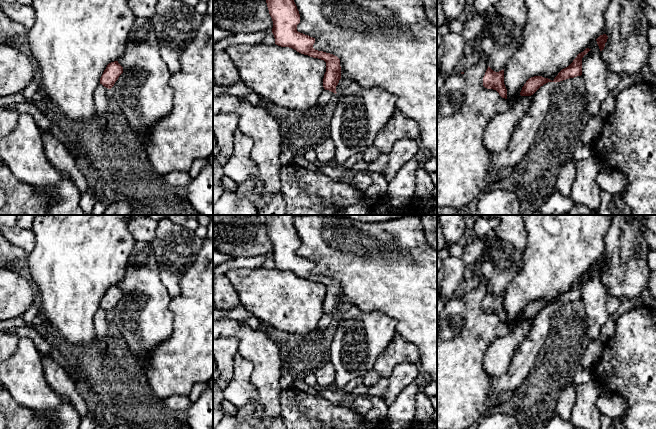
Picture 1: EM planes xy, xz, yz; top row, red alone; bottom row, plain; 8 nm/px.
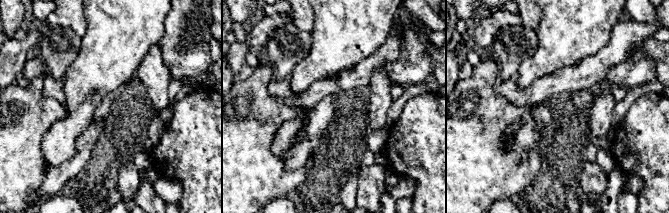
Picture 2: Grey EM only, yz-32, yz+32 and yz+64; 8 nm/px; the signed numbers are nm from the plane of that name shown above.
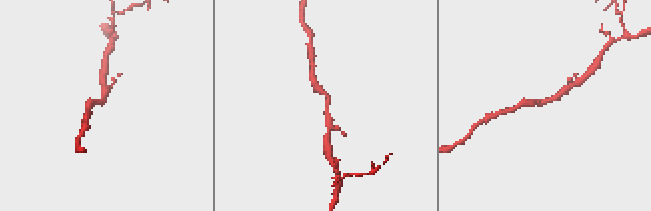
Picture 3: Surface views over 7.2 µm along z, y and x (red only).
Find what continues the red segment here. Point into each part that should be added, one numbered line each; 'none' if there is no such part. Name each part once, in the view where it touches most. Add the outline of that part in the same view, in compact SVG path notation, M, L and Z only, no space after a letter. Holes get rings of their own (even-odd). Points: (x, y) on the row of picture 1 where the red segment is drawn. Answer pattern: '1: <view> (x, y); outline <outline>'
none

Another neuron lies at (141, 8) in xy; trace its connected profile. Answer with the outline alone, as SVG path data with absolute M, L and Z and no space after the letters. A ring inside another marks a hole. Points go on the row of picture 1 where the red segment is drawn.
M129 0L129 7L136 17L152 19L158 0Z

